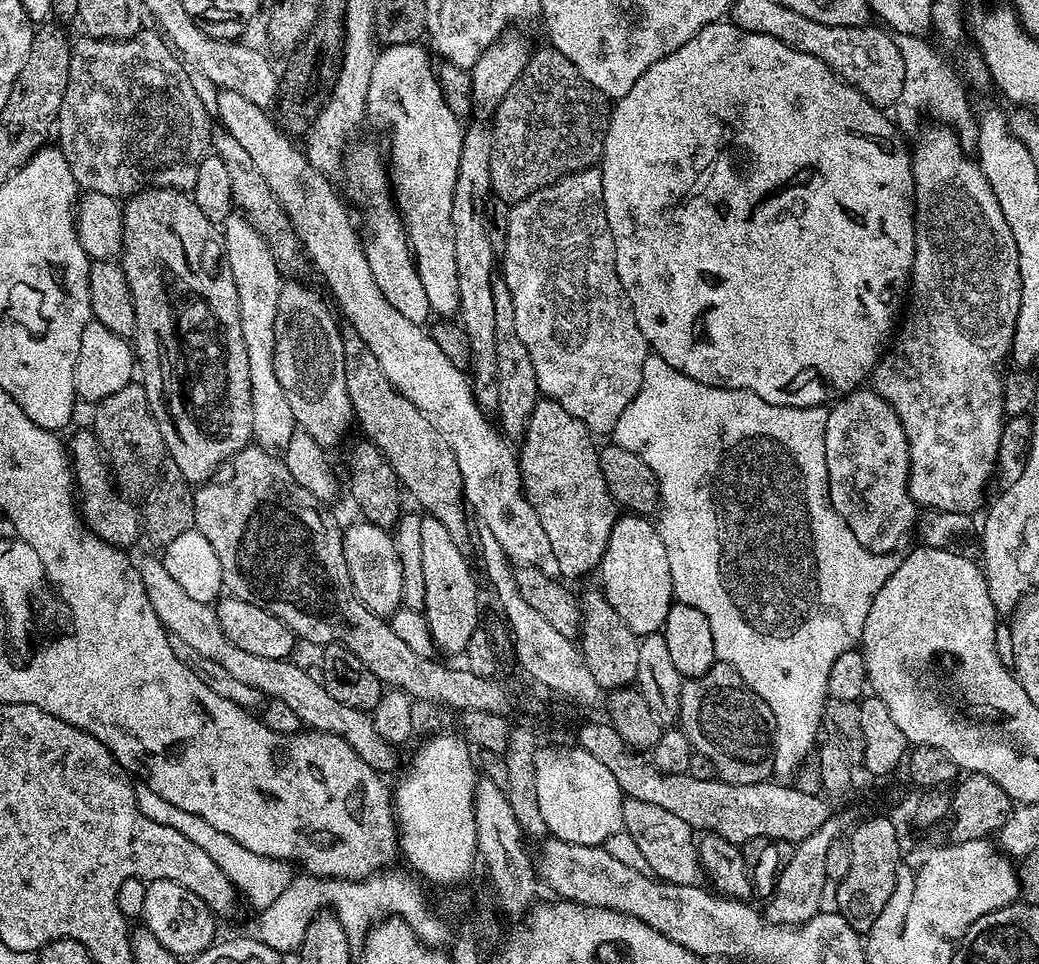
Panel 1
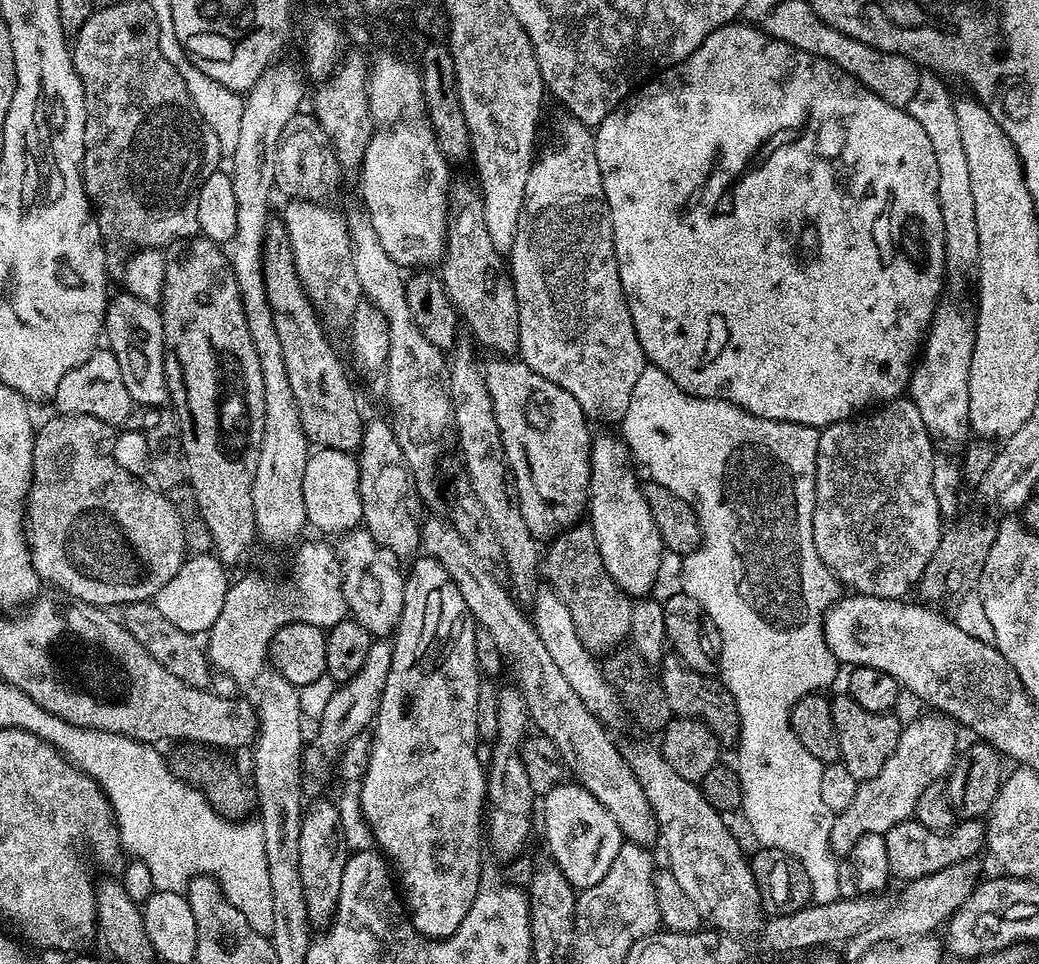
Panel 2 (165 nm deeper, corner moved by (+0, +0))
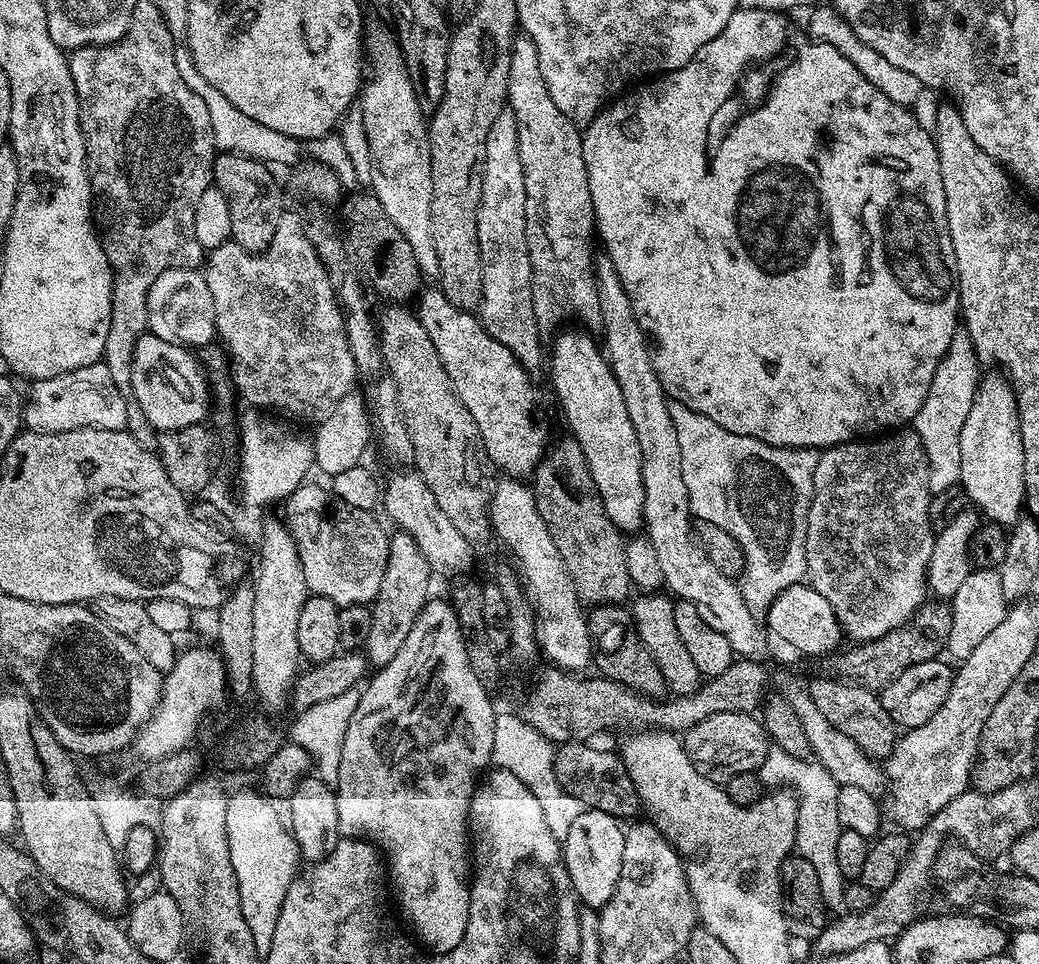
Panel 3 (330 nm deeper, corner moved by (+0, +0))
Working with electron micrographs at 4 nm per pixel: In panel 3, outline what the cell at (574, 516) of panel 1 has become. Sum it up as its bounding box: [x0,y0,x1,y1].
[418,287,550,477]

